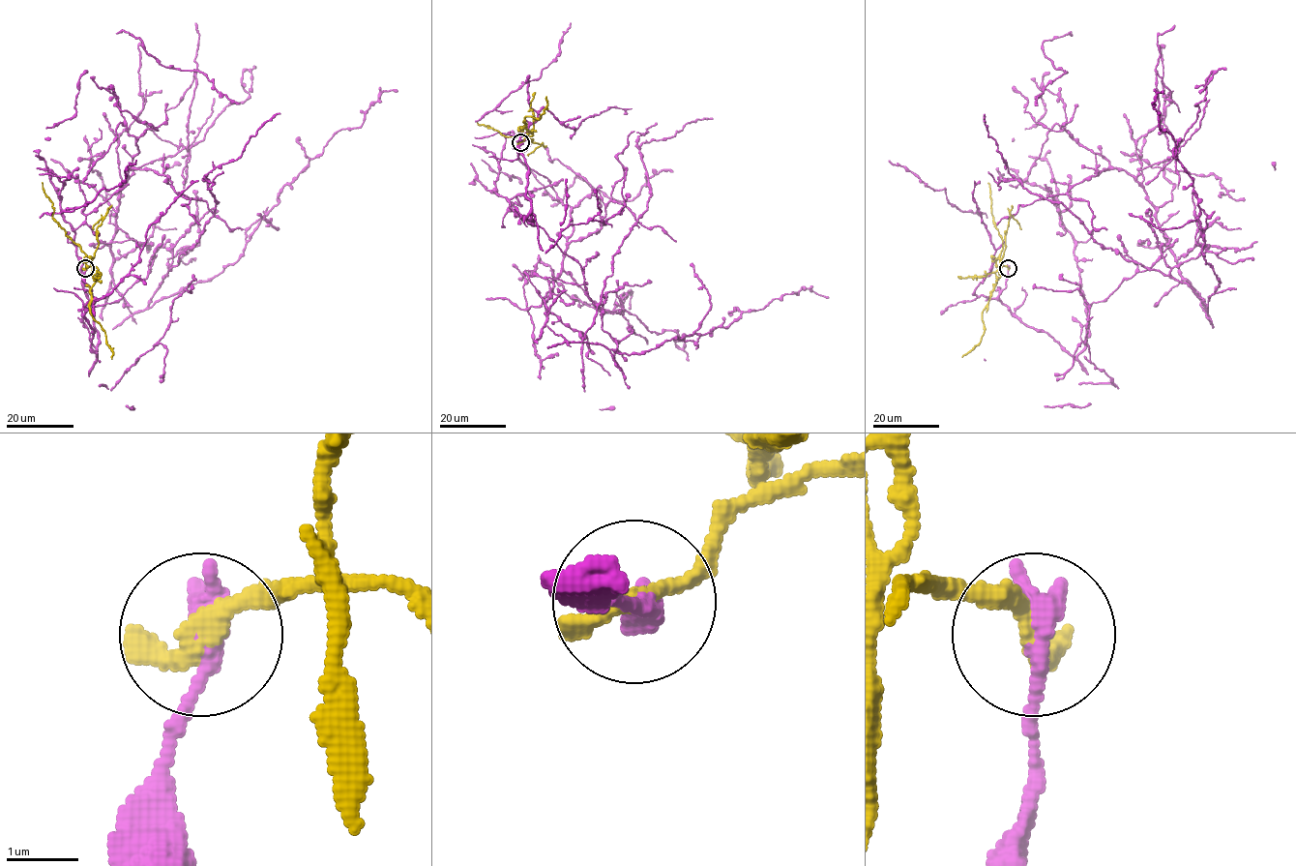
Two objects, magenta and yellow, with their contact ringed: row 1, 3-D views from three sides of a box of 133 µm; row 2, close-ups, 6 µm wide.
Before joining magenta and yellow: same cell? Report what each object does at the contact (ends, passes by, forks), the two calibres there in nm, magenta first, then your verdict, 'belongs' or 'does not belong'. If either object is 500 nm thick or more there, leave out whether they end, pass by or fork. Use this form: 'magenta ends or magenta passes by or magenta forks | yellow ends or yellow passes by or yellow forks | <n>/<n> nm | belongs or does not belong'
magenta ends | yellow ends | 440/360 nm | does not belong

